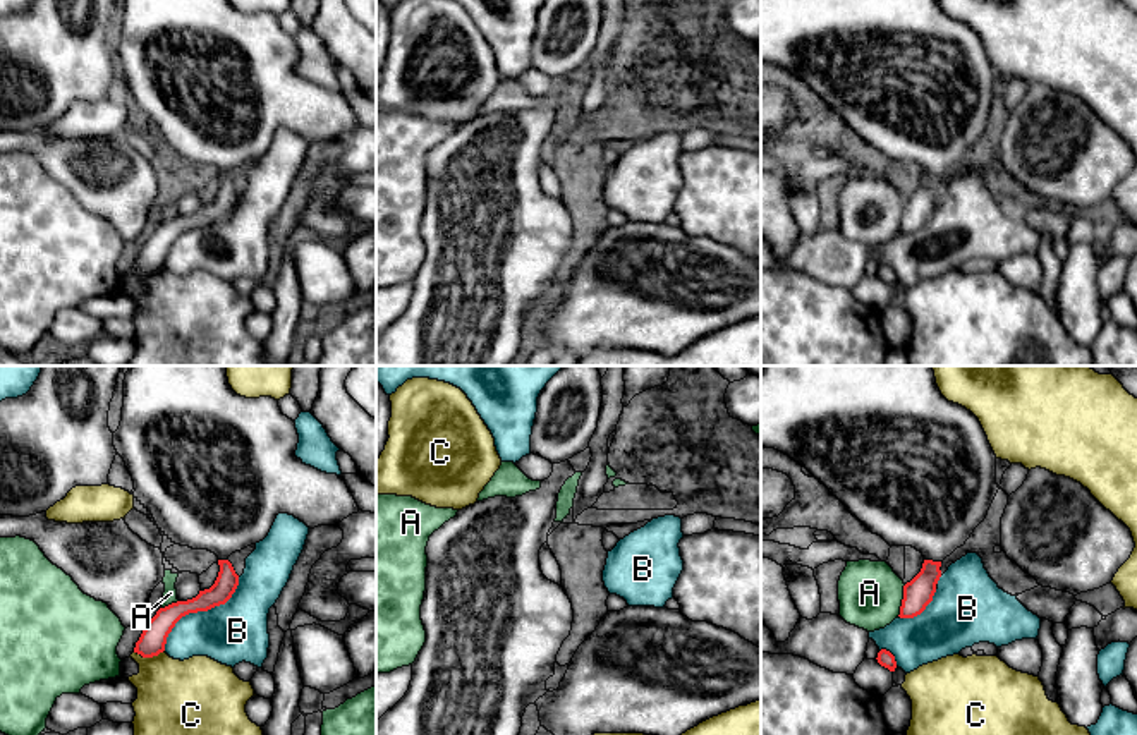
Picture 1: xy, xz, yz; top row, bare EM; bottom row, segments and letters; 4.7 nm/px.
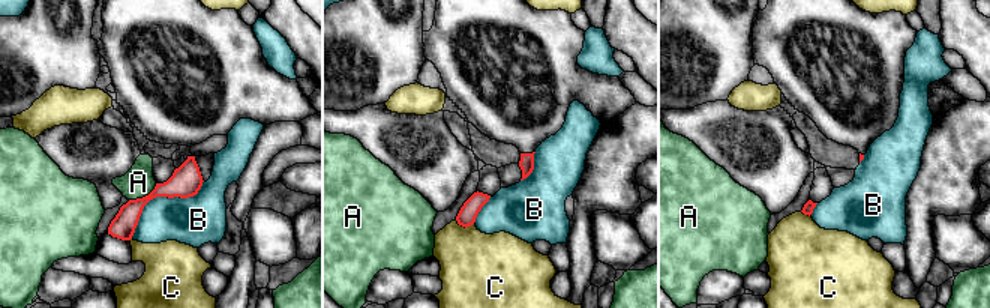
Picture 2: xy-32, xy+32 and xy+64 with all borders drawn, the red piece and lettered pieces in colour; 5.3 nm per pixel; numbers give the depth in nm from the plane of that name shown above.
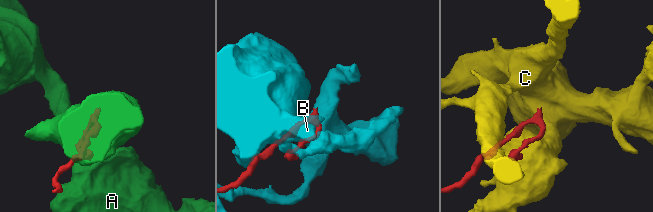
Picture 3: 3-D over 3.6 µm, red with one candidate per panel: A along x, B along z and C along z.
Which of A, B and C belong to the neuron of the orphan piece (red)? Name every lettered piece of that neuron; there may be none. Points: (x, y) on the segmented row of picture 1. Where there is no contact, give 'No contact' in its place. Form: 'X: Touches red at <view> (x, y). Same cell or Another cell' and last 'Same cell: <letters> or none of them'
A: Touches red at yz (902, 600). Another cell
B: Touches red at xy (200, 610). Another cell
C: Touches red at xy (148, 656). Another cell
Same cell: none of them

